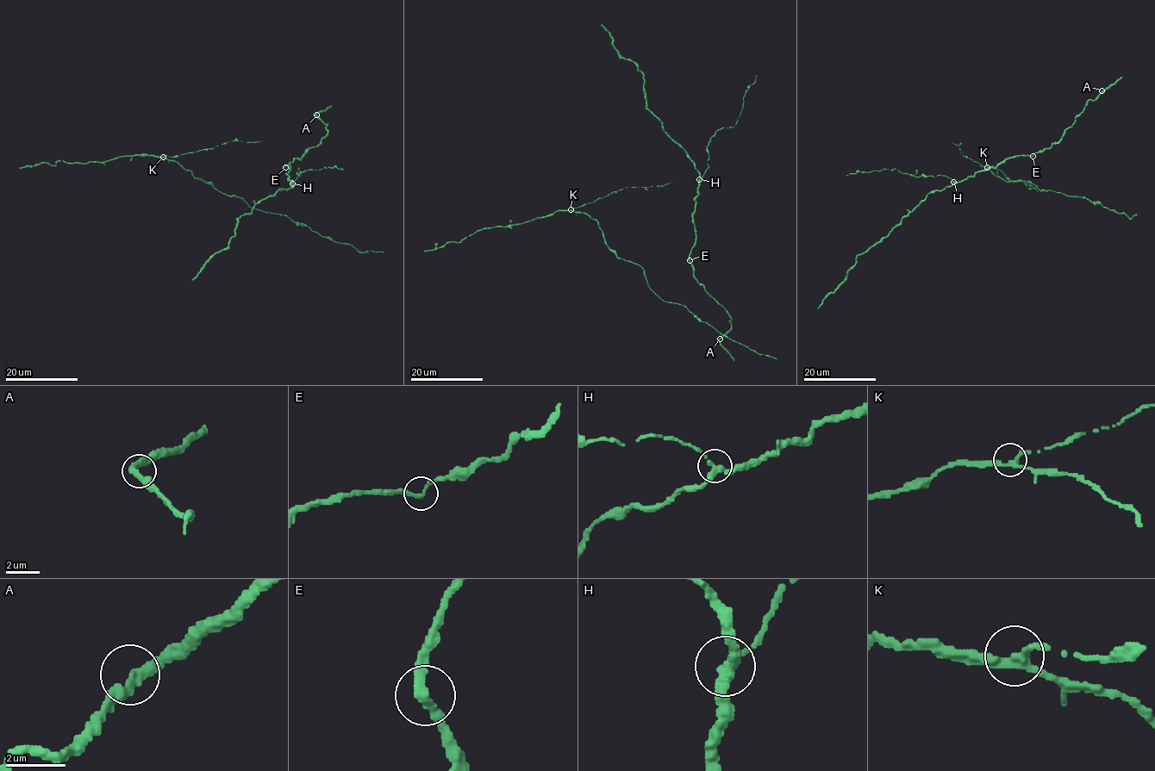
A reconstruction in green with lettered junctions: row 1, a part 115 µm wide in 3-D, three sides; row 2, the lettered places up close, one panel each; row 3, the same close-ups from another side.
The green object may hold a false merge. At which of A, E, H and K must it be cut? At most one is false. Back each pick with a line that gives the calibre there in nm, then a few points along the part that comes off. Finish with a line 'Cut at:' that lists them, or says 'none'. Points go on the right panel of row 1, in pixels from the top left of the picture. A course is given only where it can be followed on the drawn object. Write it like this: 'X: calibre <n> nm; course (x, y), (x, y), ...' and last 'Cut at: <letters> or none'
H: calibre 280 nm; course (954, 182), (940, 175), (915, 177), (895, 169), (846, 175)
Cut at: H

